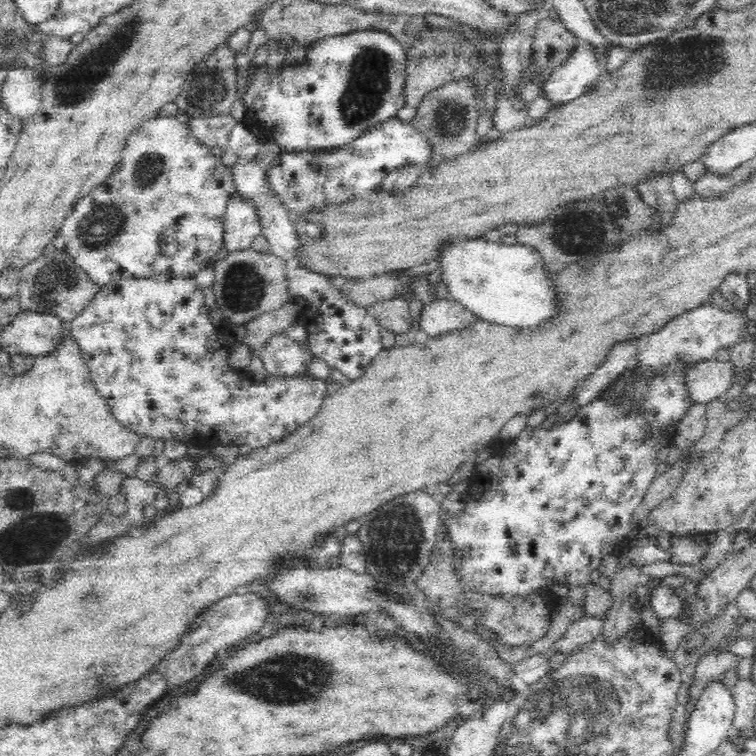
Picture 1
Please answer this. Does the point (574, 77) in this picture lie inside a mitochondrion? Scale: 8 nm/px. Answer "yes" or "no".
no

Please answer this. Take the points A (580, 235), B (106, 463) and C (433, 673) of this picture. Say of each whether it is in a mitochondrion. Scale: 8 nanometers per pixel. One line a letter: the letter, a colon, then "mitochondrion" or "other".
A: mitochondrion
B: other
C: other

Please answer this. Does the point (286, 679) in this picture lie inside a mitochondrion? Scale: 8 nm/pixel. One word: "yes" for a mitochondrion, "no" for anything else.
yes

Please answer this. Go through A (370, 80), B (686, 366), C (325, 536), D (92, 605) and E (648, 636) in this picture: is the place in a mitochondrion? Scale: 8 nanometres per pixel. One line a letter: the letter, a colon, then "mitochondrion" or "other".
A: mitochondrion
B: other
C: other
D: other
E: other

